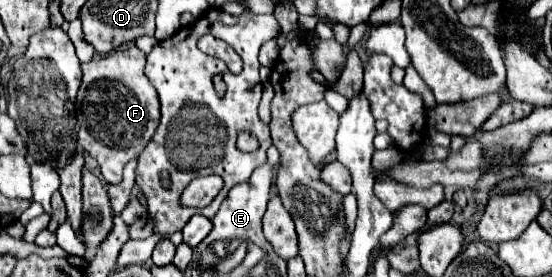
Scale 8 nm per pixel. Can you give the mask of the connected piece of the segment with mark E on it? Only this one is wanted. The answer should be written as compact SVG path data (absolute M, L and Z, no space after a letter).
M272 145L267 150L267 163L263 163L261 167L257 167L251 175L251 179L247 183L241 183L239 187L233 187L227 195L227 199L221 203L217 215L211 219L213 221L213 231L207 235L207 239L204 239L196 248L197 251L205 251L215 241L227 241L227 239L243 239L243 241L251 241L255 245L259 245L261 249L265 249L266 253L276 258L273 252L271 243L265 239L263 231L261 231L261 217L263 217L263 211L267 207L267 201L270 198L270 189L273 183L273 169L275 165L280 162L280 153L278 149Z

